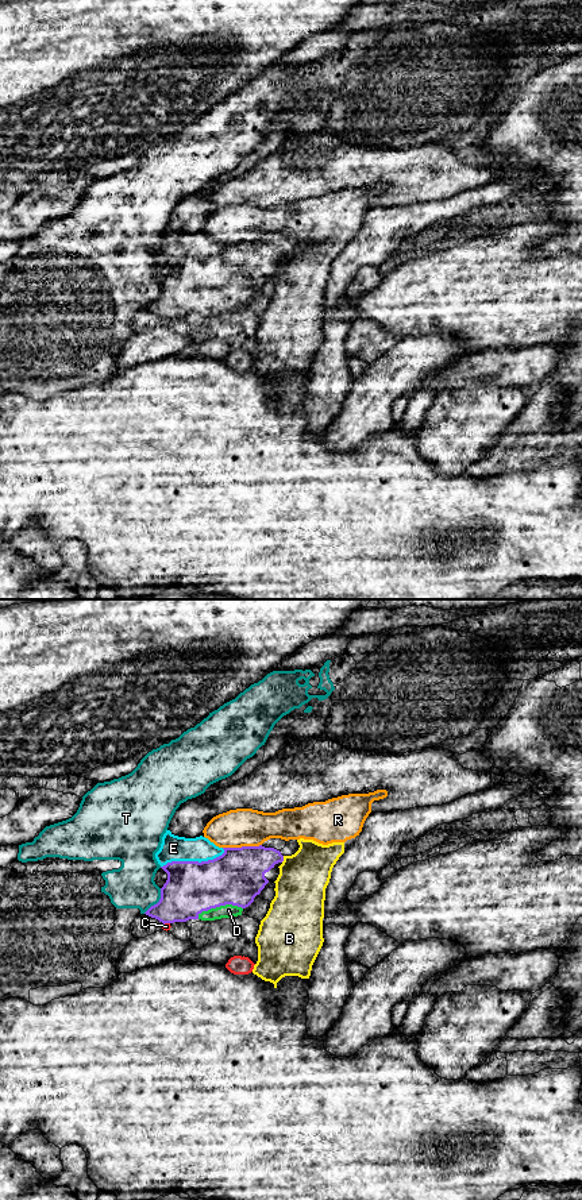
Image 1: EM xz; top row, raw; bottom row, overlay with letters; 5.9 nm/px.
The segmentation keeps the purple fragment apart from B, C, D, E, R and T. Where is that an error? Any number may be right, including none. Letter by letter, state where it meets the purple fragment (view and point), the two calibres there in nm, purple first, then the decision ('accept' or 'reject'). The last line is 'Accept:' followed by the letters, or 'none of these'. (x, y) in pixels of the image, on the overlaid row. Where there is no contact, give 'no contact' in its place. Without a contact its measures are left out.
B: meets purple in xz at (282, 859); 280 nm thick on the purple side, 300 nm on the other; reject
C: meets purple in xz at (166, 922); 300 nm thick on the purple side, 50 nm on the other; reject
D: meets purple in xz at (219, 906); 320 nm thick on the purple side, 80 nm on the other; accept
E: meets purple in xz at (193, 861); 320 nm thick on the purple side, 160 nm on the other; reject
R: meets purple in xz at (242, 847); 320 nm thick on the purple side, 220 nm on the other; reject
T: meets purple in xz at (158, 902); 320 nm thick on the purple side, 260 nm on the other; reject
Accept: D

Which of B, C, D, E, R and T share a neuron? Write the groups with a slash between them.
B R / C / D / E / T

